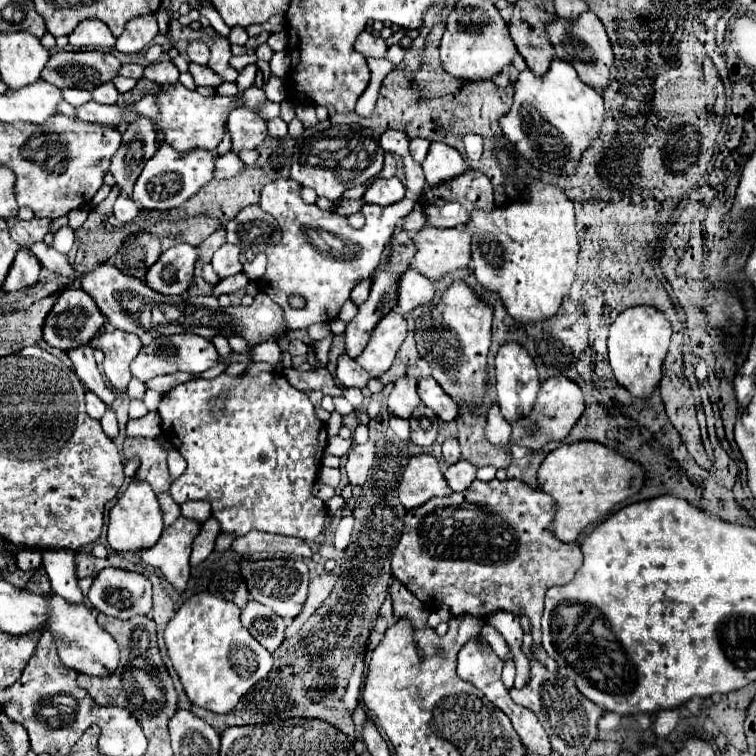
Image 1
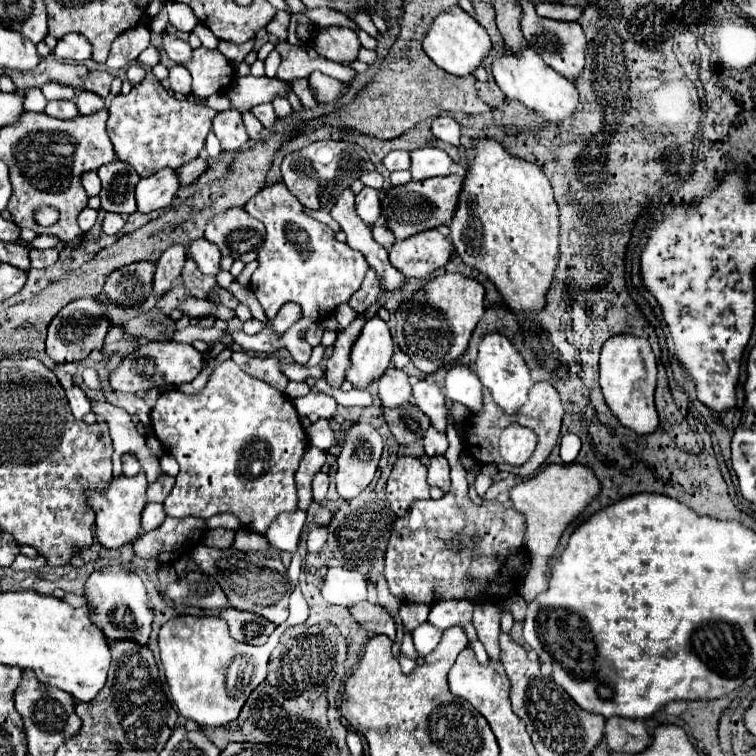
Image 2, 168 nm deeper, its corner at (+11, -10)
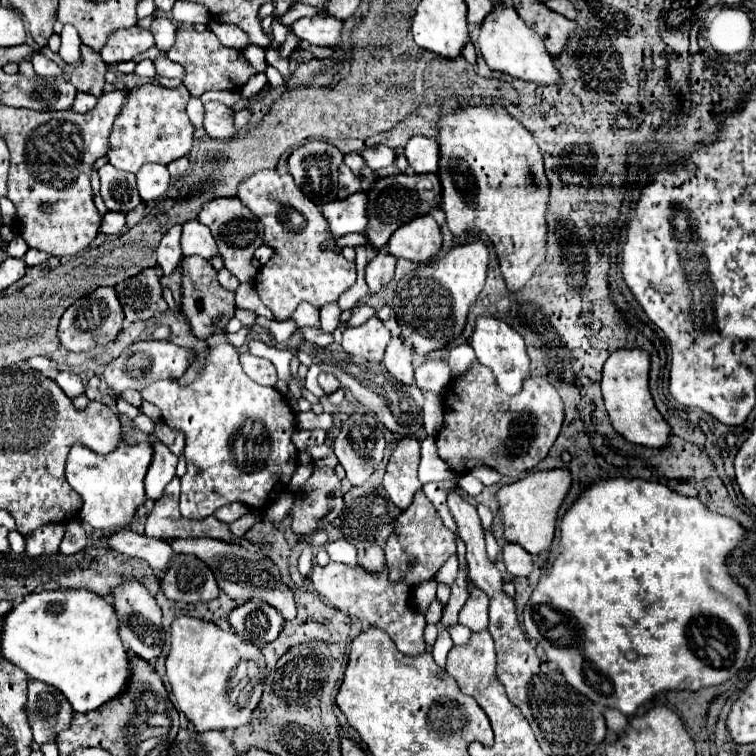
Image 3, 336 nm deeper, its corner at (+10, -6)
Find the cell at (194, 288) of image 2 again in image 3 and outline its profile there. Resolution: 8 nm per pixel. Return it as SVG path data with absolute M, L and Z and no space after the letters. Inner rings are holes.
M197 255L193 257L183 257L183 277L181 277L181 287L183 287L183 301L181 309L185 317L189 319L191 331L197 339L207 339L215 331L223 329L229 319L235 315L235 293L223 289L217 281L217 271L211 267L207 259L201 259Z

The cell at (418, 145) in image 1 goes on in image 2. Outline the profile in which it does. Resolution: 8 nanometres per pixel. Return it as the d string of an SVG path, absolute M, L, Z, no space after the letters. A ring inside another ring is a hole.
M390 151L382 163L388 171L404 171L410 167L410 153L408 151Z

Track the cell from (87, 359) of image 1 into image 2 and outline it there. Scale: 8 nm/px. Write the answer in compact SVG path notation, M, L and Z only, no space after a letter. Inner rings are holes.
M90 399L90 403L92 403L92 411L110 427L110 437L114 443L114 457L112 457L114 459L114 477L122 475L122 455L132 453L140 461L148 483L158 479L162 473L160 463L148 451L146 439L136 431L136 425L130 421L130 415L124 409L110 405L108 401Z

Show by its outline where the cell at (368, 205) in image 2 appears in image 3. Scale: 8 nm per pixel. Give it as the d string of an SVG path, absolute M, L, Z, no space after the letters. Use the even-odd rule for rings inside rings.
M353 193L347 199L335 199L321 205L321 215L329 223L329 233L333 239L347 233L365 231L365 193Z

